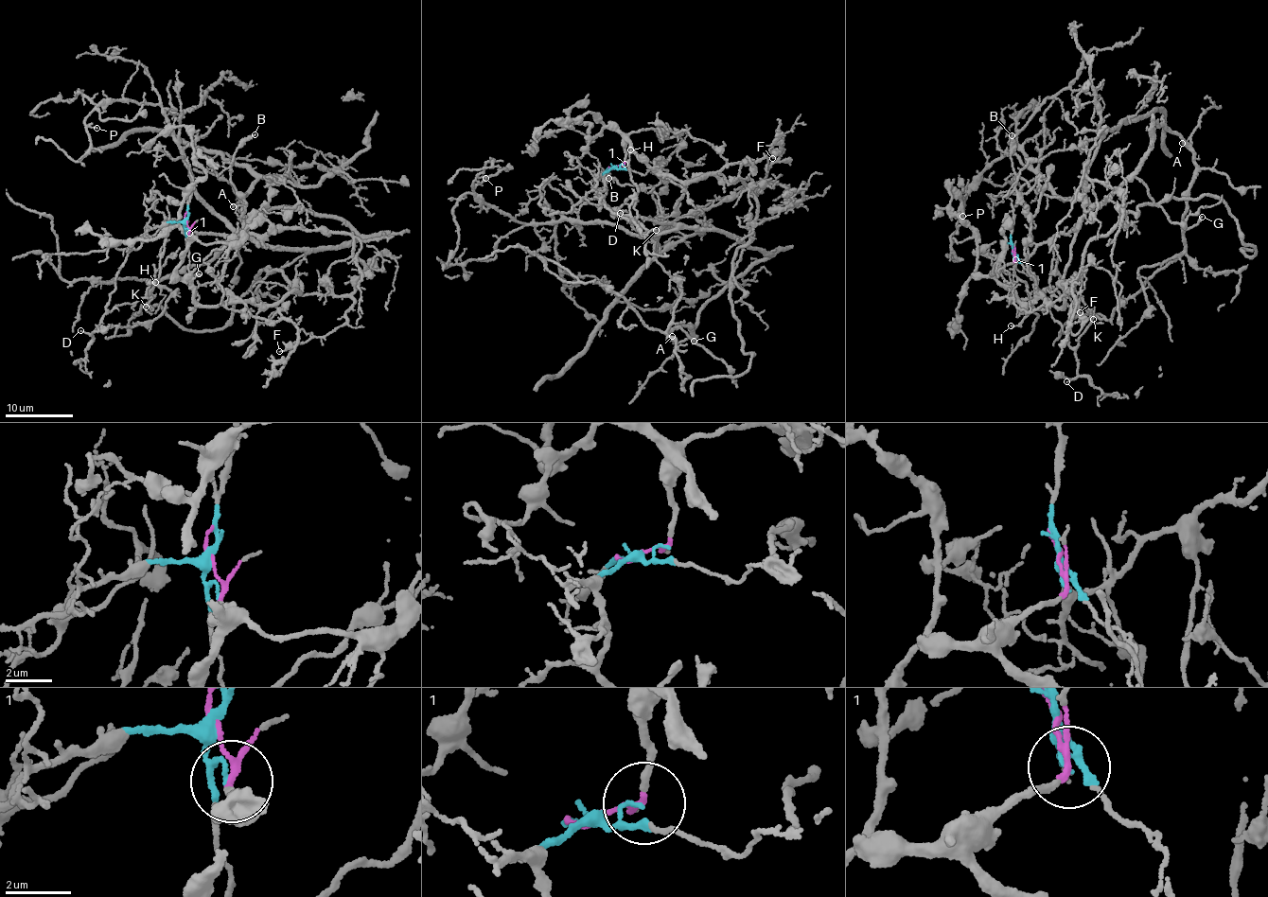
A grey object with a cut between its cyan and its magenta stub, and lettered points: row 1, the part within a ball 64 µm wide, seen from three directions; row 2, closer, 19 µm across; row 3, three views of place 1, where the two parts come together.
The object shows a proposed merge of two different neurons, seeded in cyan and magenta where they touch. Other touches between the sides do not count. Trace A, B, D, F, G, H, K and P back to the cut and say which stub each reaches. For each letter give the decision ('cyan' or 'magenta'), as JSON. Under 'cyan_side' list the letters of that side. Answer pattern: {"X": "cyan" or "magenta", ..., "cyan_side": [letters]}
{"A": "cyan", "B": "magenta", "D": "cyan", "F": "magenta", "G": "cyan", "H": "cyan", "K": "cyan", "P": "cyan", "cyan_side": ["A", "D", "G", "H", "K", "P"]}

